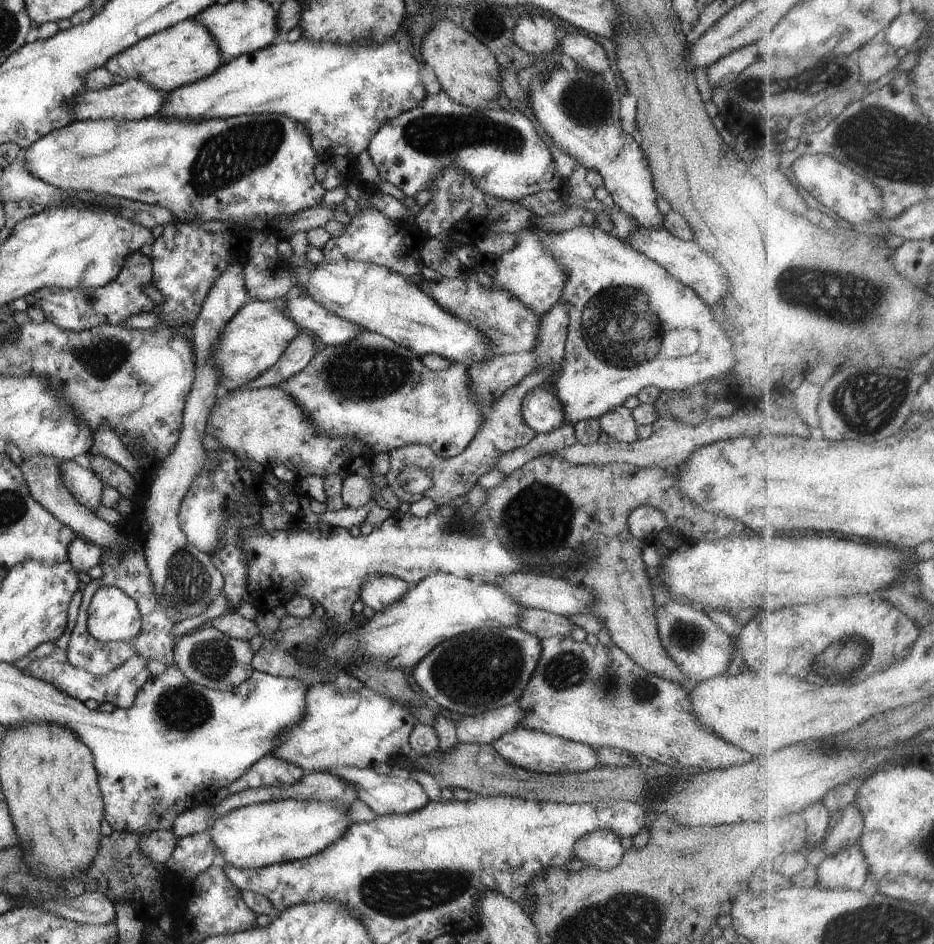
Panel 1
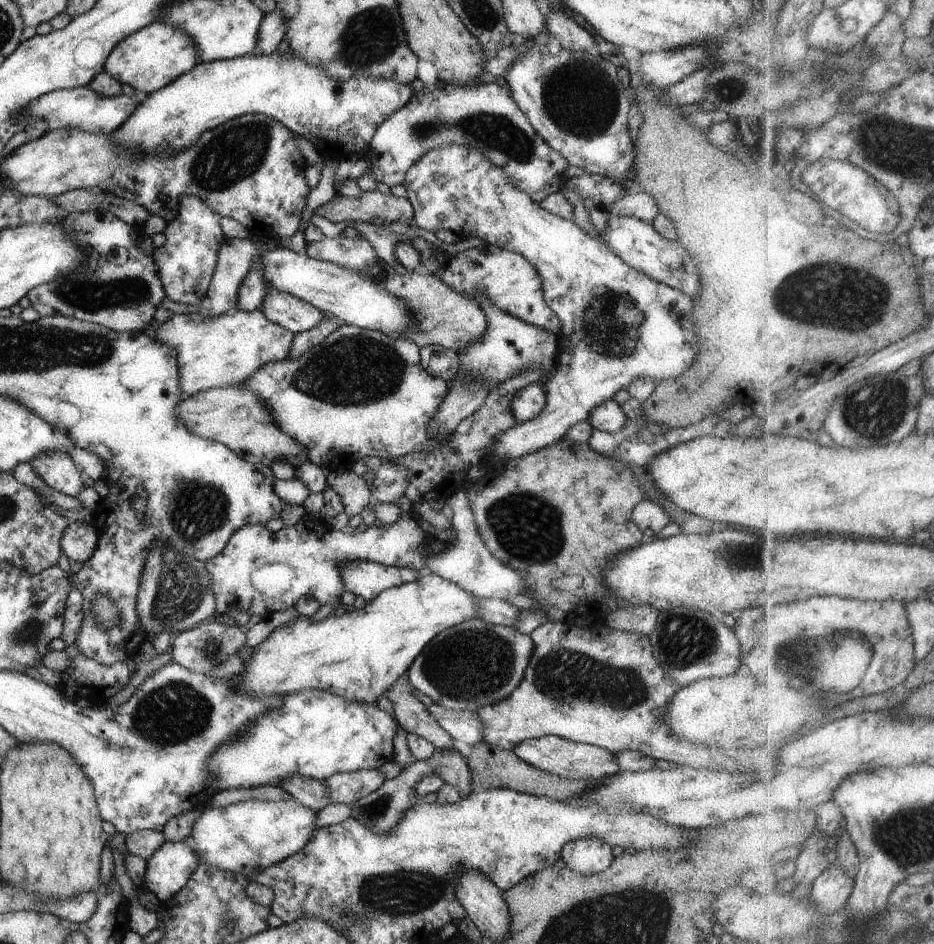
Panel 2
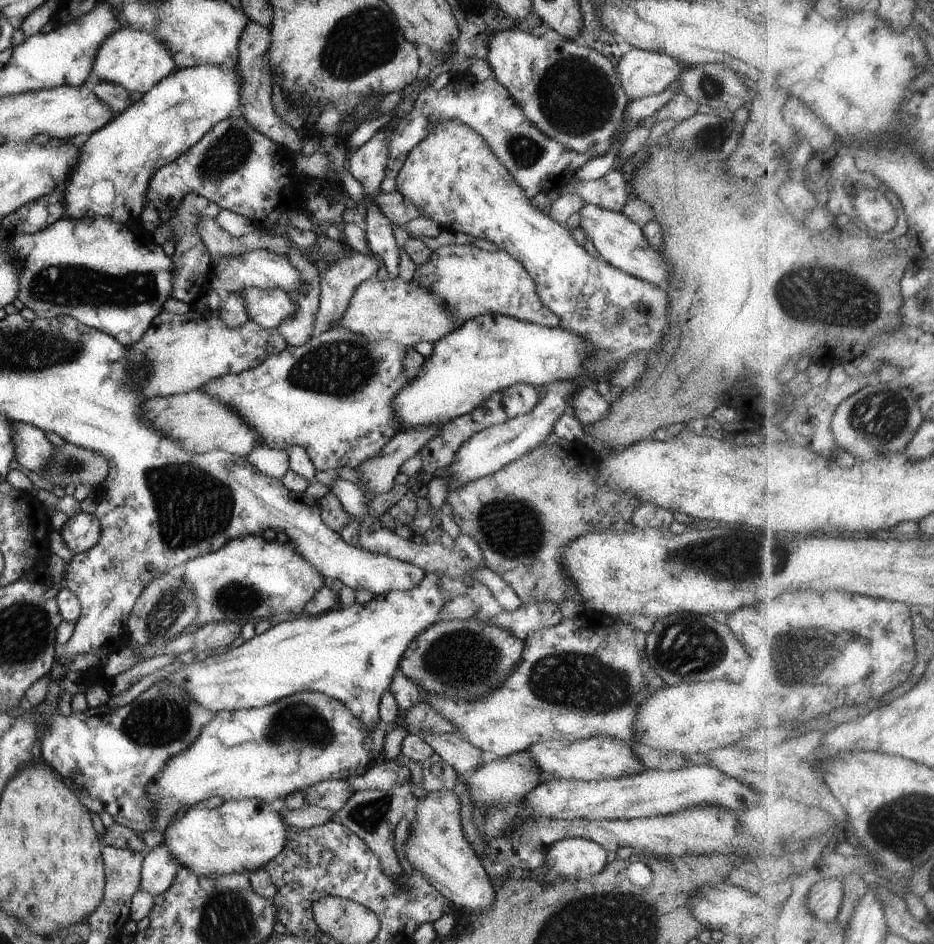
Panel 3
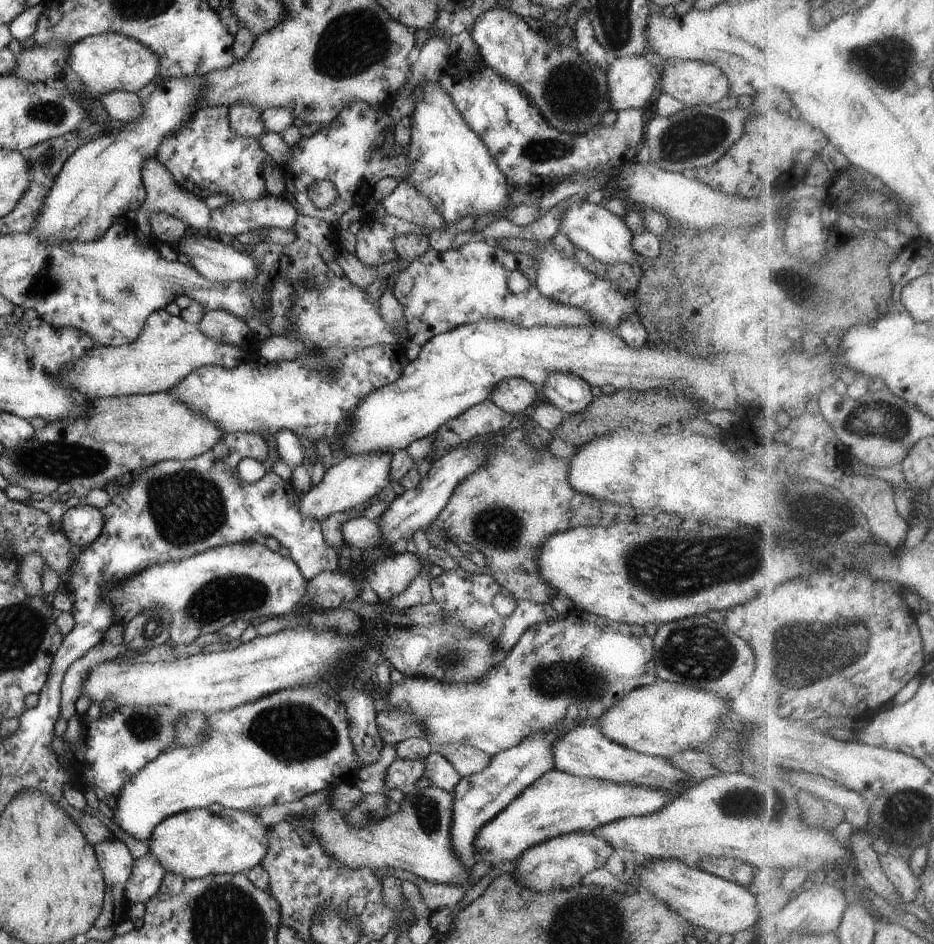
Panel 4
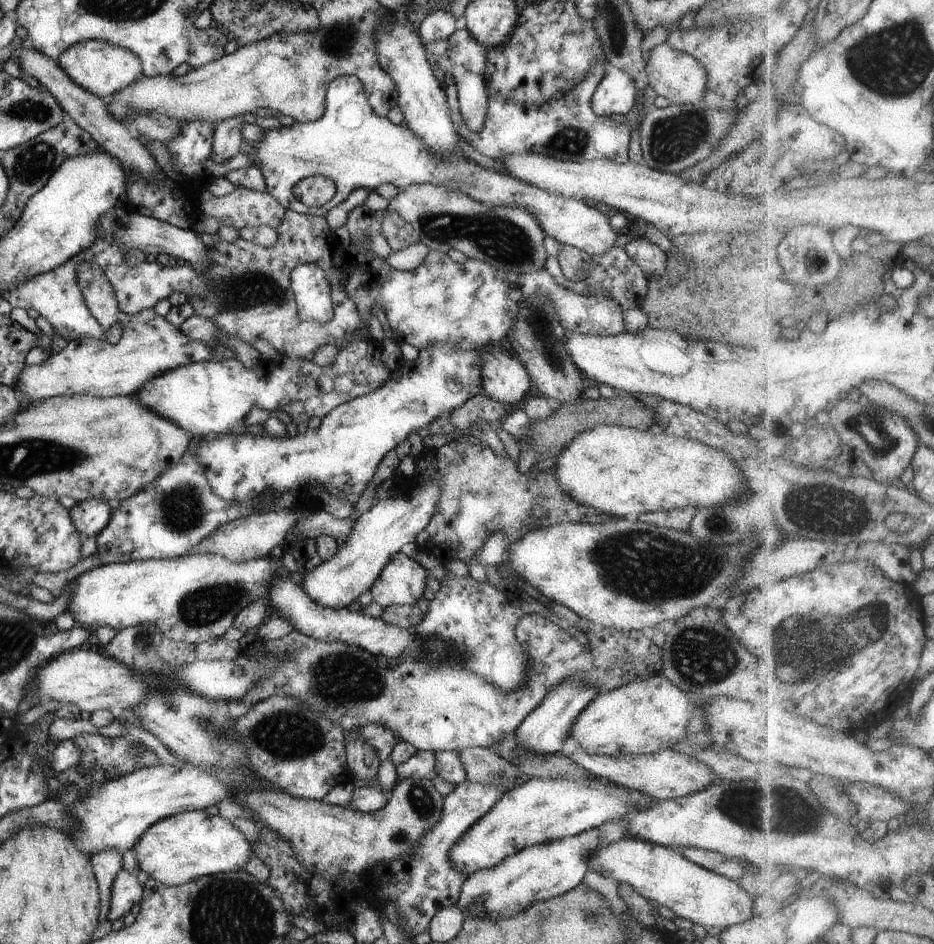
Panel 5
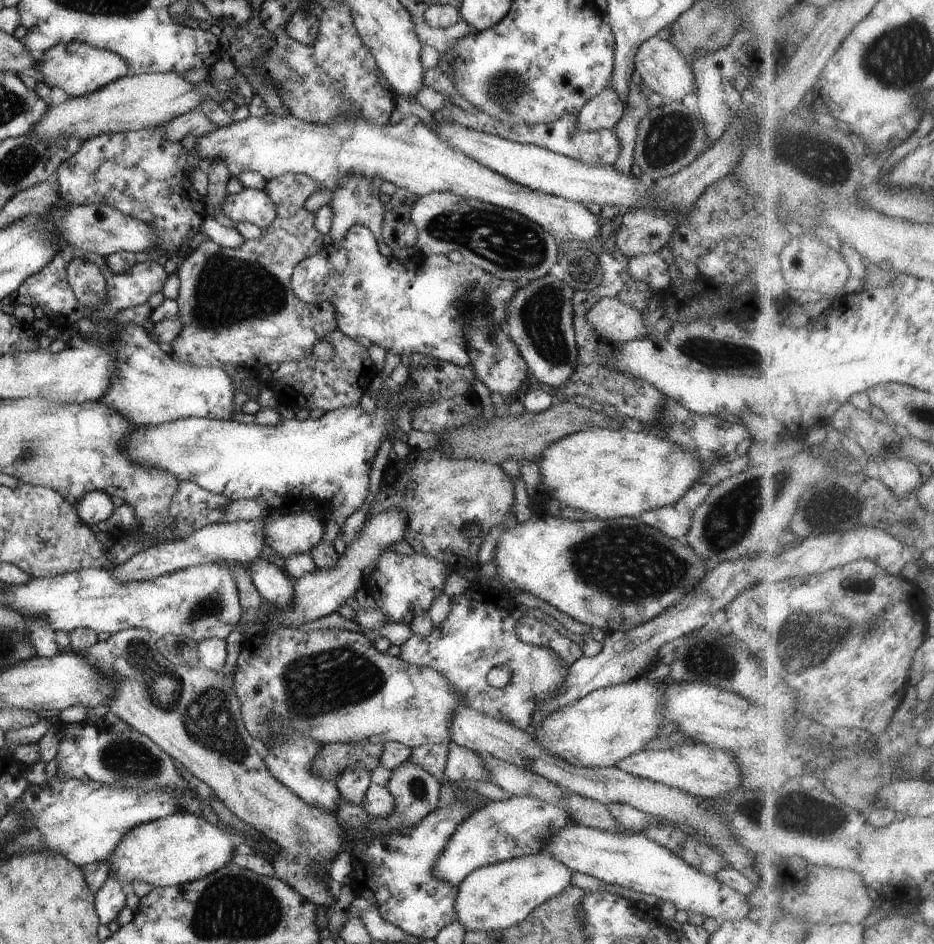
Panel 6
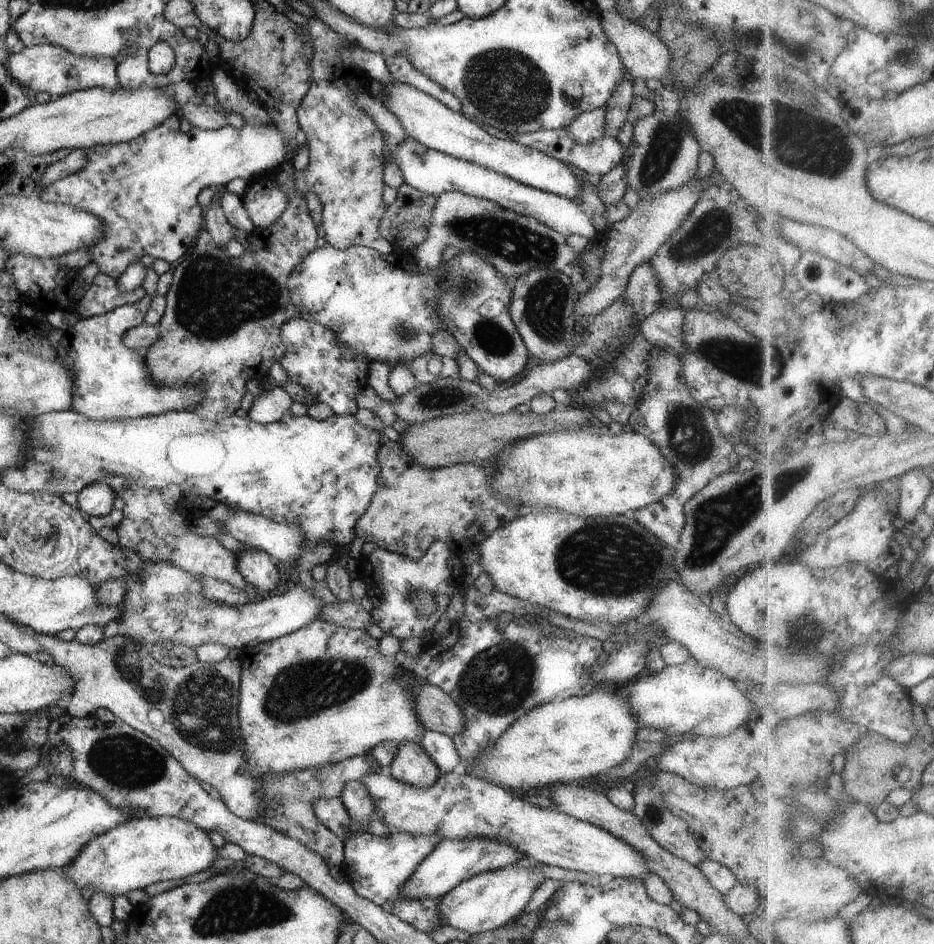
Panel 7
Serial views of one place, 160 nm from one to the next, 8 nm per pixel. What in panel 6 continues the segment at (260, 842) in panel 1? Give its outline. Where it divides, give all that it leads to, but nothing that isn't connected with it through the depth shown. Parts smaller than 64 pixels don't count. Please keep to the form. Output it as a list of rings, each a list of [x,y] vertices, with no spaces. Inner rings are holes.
[[[176,811],[174,814],[135,826],[129,830],[124,834],[123,839],[120,839],[110,856],[107,856],[105,862],[109,866],[109,877],[116,879],[128,889],[133,882],[146,882],[146,884],[152,884],[155,887],[180,886],[204,878],[235,861],[233,852],[236,846],[232,844],[231,837],[221,823],[214,826],[204,817]]]

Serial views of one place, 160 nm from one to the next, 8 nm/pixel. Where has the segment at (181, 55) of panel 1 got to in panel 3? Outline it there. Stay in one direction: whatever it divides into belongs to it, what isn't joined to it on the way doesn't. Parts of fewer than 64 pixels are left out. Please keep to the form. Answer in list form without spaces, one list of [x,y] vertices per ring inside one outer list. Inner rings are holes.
[[[120,28],[109,34],[97,50],[92,74],[100,81],[120,85],[129,93],[147,93],[154,85],[176,70],[171,52],[153,34],[133,28]]]

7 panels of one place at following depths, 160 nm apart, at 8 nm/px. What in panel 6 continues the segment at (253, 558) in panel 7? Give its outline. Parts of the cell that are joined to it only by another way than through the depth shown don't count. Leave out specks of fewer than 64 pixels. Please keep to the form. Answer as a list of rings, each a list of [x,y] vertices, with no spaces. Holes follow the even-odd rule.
[[[260,556],[248,564],[247,570],[267,606],[285,609],[291,605],[294,587],[284,569]]]

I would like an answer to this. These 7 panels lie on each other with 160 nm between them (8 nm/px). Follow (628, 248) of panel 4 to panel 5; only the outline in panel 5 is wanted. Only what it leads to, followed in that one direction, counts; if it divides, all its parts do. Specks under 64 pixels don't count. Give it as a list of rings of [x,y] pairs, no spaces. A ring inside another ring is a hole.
[[[342,75],[339,77],[336,77],[329,85],[325,94],[325,113],[322,117],[320,117],[318,120],[310,121],[307,123],[299,124],[299,123],[293,123],[290,126],[282,125],[280,128],[274,130],[266,129],[265,132],[262,135],[261,141],[257,144],[255,147],[254,145],[251,145],[250,143],[246,144],[246,142],[243,142],[243,146],[241,148],[242,152],[246,151],[248,154],[251,154],[251,156],[256,159],[256,165],[261,170],[261,173],[263,174],[263,177],[265,178],[265,185],[266,185],[266,191],[268,191],[268,194],[271,194],[278,202],[281,202],[281,205],[285,208],[285,210],[291,210],[296,211],[297,213],[305,213],[306,215],[316,215],[317,217],[325,217],[327,212],[334,208],[334,206],[338,206],[340,202],[344,202],[344,200],[347,199],[347,196],[357,188],[367,188],[370,189],[370,192],[375,191],[378,186],[384,183],[390,183],[396,186],[396,188],[399,188],[400,190],[405,189],[407,186],[410,185],[421,185],[424,183],[428,183],[434,186],[443,186],[444,188],[447,188],[449,191],[456,191],[457,193],[465,194],[466,196],[469,196],[470,198],[473,198],[474,200],[480,201],[481,203],[488,203],[492,207],[520,207],[521,209],[526,209],[530,214],[533,214],[536,217],[536,220],[539,222],[539,225],[542,227],[542,230],[544,230],[545,234],[548,236],[552,236],[552,238],[556,238],[558,242],[561,242],[562,245],[570,245],[576,248],[579,248],[580,250],[583,250],[584,252],[587,252],[590,256],[592,255],[603,255],[607,250],[610,250],[612,247],[614,247],[614,242],[616,240],[616,234],[620,233],[614,228],[610,226],[609,223],[609,217],[610,215],[602,214],[601,211],[598,209],[592,208],[588,206],[584,201],[581,201],[580,199],[575,198],[569,198],[565,199],[562,195],[557,195],[556,193],[549,193],[546,191],[543,191],[542,189],[539,189],[538,187],[535,187],[534,185],[529,185],[528,183],[522,182],[521,180],[518,180],[517,178],[514,178],[512,175],[507,175],[506,173],[496,172],[492,169],[486,169],[480,165],[478,165],[475,161],[472,159],[469,159],[468,157],[463,157],[460,153],[452,153],[451,157],[448,155],[439,155],[438,153],[435,153],[434,151],[431,151],[429,149],[429,146],[420,138],[417,136],[417,134],[412,130],[409,129],[405,124],[395,125],[393,124],[388,117],[380,117],[375,112],[374,109],[370,106],[370,103],[367,101],[367,94],[364,90],[363,84],[360,82],[360,79],[357,76],[354,75]],[[315,174],[322,174],[322,176],[326,176],[326,178],[332,178],[332,180],[335,181],[335,187],[336,187],[336,193],[334,197],[322,205],[320,208],[318,207],[308,207],[306,205],[301,204],[300,201],[294,197],[292,194],[292,187],[299,181],[302,180],[306,176],[312,176]]]

